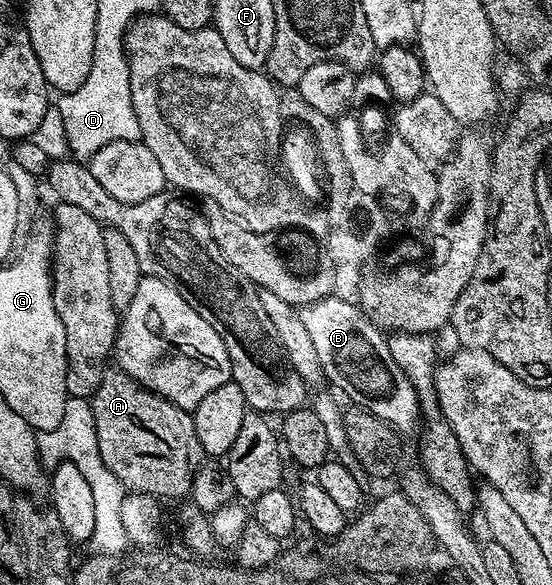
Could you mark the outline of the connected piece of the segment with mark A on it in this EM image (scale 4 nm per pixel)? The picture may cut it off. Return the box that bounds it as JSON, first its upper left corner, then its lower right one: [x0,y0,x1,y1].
[89,366,204,498]

